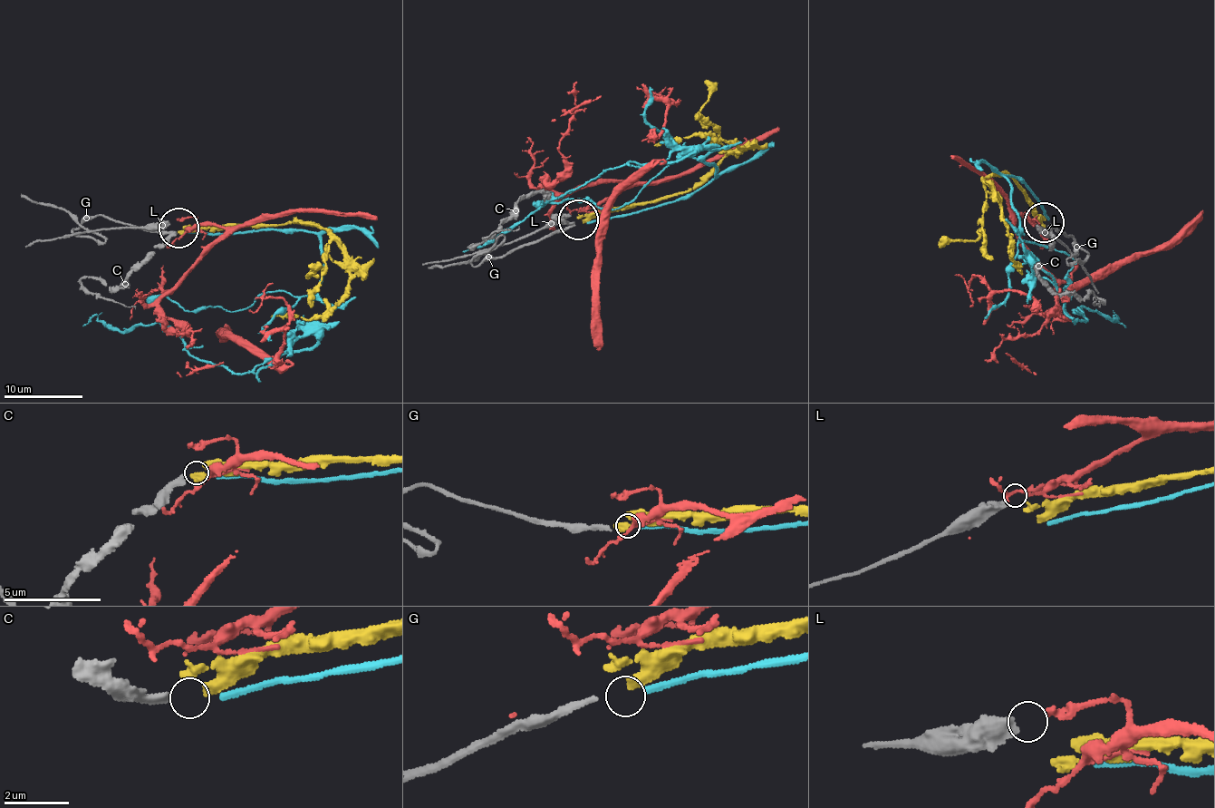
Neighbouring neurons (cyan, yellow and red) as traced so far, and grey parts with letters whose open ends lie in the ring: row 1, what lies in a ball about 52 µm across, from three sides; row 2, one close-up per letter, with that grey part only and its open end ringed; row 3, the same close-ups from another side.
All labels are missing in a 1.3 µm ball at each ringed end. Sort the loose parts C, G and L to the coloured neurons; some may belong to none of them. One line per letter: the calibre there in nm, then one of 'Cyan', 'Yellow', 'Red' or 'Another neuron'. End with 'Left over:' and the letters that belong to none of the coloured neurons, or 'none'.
C: Thickness 280 nm. Yellow
G: Thickness 190 nm. Cyan
L: Thickness 500 nm. Another neuron
Left over: L

